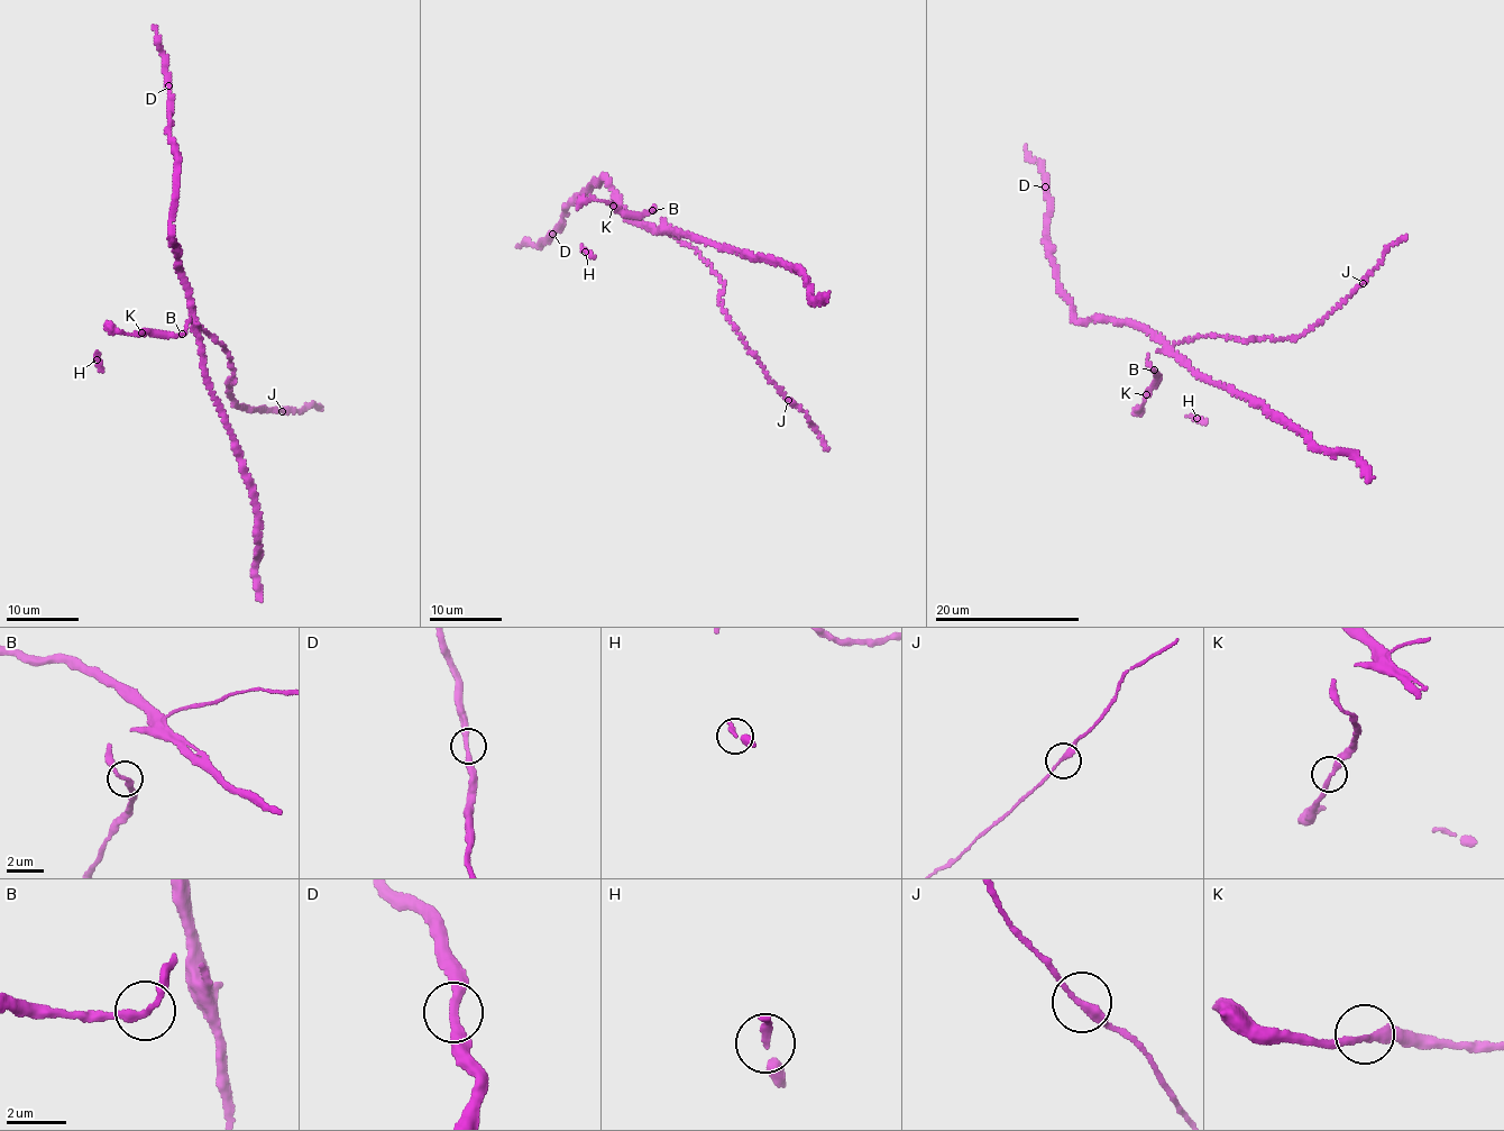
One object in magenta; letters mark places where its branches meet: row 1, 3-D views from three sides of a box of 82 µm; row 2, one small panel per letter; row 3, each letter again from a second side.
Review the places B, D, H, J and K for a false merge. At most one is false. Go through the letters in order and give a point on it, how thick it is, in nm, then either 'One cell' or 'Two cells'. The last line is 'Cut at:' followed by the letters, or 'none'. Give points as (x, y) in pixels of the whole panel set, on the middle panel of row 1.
B: Place: (652, 210). Thickness 240 nm. One cell
D: Place: (552, 234). Thickness 280 nm. One cell
H: Place: (585, 252). Thickness 220 nm. One cell
J: Place: (788, 400). Thickness 240 nm. One cell
K: Place: (613, 206). Thickness 240 nm. One cell
Cut at: none

